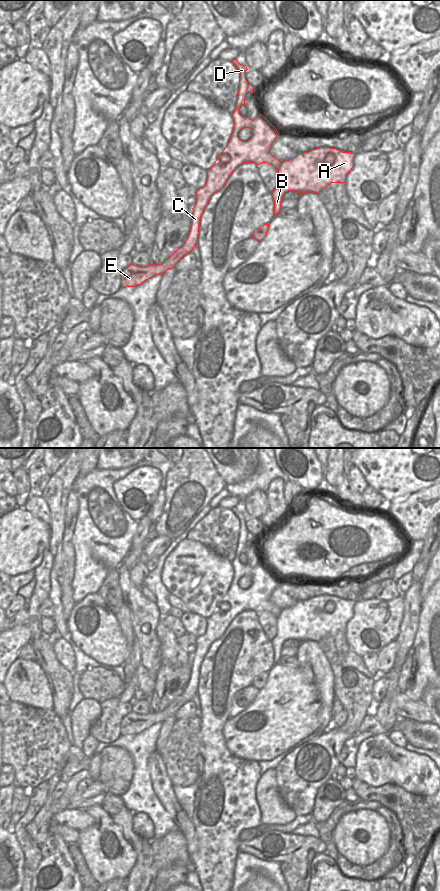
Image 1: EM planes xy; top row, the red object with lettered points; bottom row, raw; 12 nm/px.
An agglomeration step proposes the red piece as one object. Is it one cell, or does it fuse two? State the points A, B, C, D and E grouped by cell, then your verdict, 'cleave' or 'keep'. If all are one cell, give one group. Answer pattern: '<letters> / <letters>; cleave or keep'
A B C D / E; cleave

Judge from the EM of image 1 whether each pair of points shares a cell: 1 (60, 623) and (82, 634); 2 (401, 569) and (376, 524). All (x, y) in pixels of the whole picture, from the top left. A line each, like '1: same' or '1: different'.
1: different
2: different

